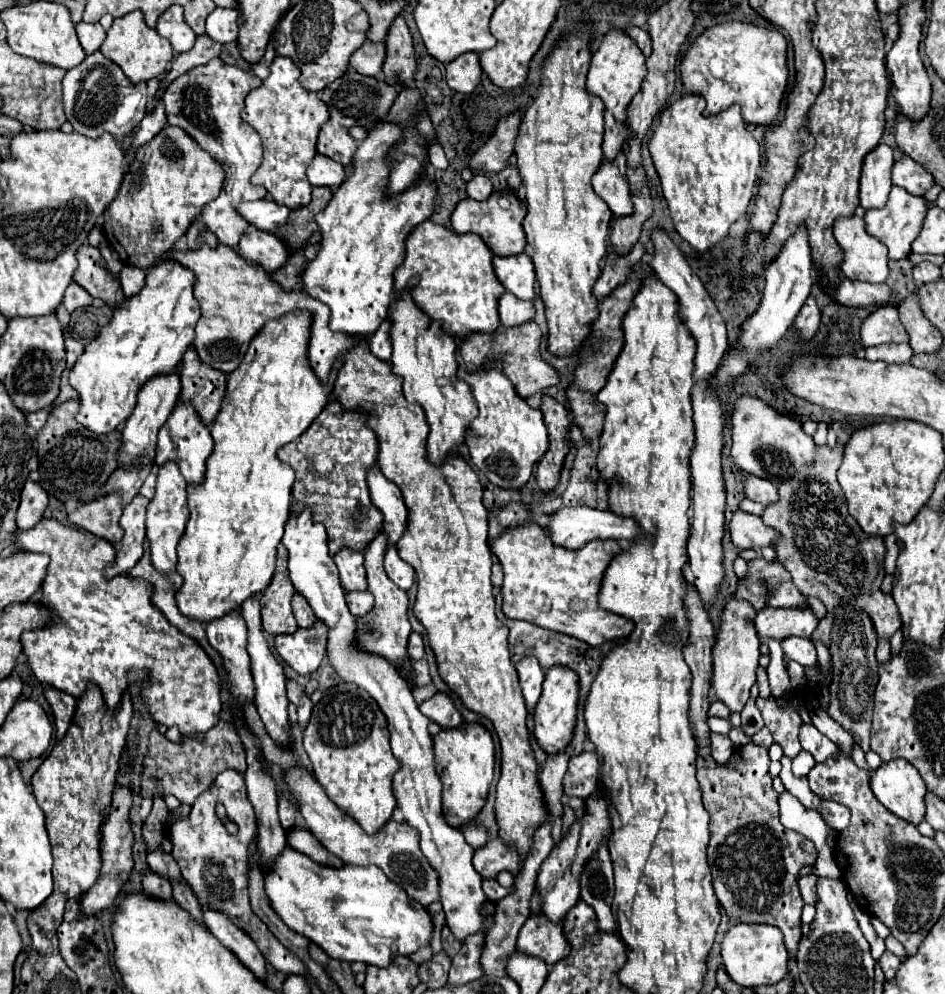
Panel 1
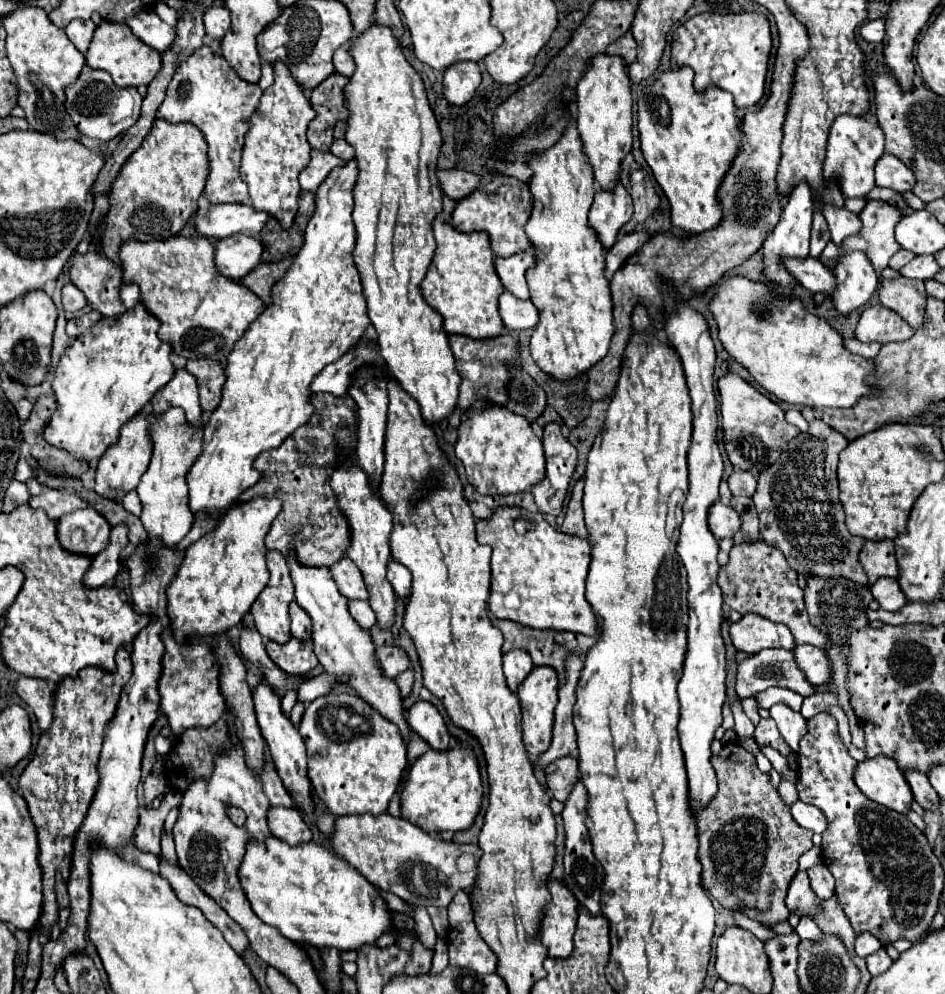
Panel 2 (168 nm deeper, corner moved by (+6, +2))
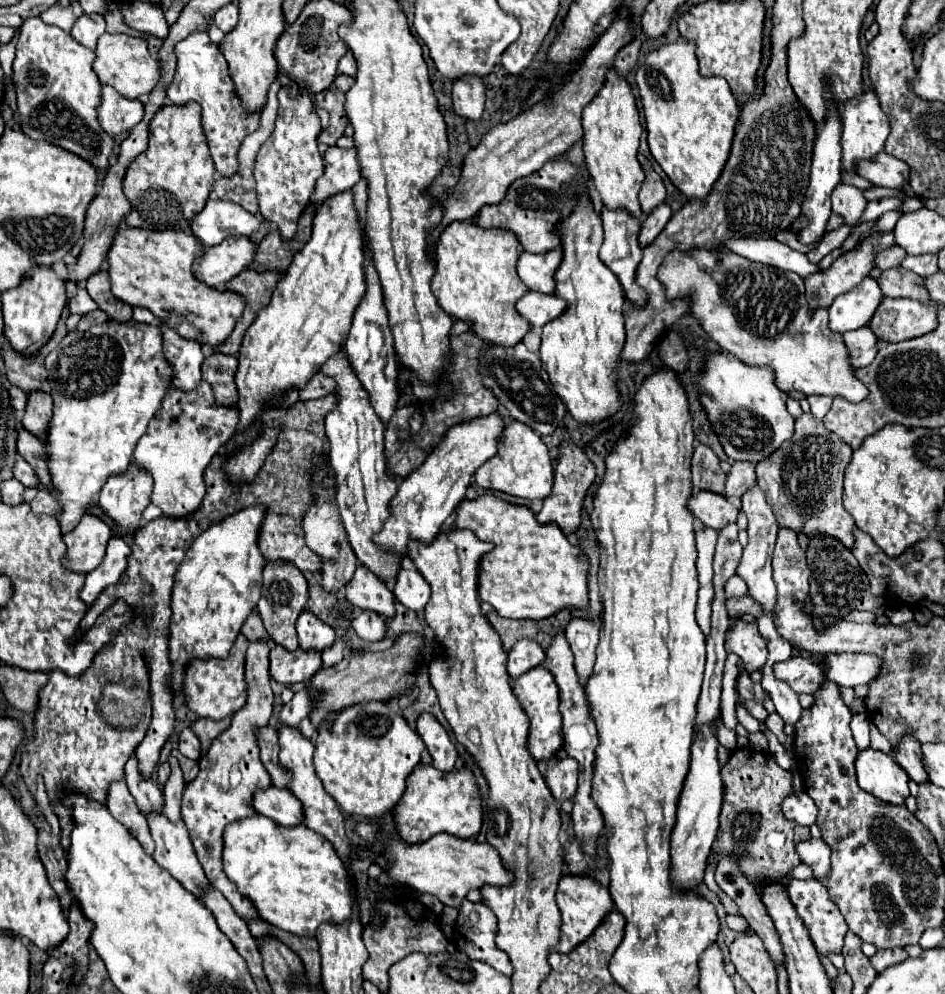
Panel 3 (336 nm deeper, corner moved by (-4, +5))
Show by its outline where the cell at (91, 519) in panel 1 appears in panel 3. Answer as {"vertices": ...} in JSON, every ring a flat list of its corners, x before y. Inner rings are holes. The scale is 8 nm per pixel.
{"vertices":[[84,513,78,527,62,535,68,547,66,559,62,563,68,569,76,569,78,573,90,573,102,563,110,537,112,531,100,517]]}

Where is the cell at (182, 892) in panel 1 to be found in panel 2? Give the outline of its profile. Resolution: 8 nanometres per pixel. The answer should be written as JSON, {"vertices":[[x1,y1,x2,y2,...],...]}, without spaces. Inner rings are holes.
{"vertices":[[162,832,162,856,166,860,170,860,172,864,176,864,176,854,174,854,174,840,172,840,172,832]]}

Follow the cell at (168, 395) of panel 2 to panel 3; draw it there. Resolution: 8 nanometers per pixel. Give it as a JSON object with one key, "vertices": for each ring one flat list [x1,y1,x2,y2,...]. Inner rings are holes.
{"vertices":[[170,327,162,329,164,335,164,355,174,367,172,385,180,391,192,391,202,383,200,365,204,361,202,347,194,341,186,341,180,335,174,335]]}

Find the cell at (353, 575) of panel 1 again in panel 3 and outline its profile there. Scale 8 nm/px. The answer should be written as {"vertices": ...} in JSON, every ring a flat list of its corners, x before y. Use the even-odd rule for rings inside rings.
{"vertices":[[364,565,356,567,352,581,346,585,346,599,358,609,374,609,382,617,396,613,392,591]]}

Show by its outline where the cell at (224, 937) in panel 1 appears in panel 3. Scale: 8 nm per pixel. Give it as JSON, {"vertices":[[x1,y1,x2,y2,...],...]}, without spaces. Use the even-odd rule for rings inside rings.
{"vertices":[[150,815,148,825,150,825,152,839,154,839,154,843,156,843,156,851,154,851,154,855,152,855,154,861,156,861,160,867,164,867,166,871,170,871,170,875,174,875,194,897,202,899,204,893,206,893,212,885,210,885,208,877,204,875,204,871,202,871,198,859,196,859,196,853,194,853,194,847,192,847,192,843,190,843,190,837,188,837,188,831,186,831,184,823,182,823,182,821,170,823,164,815,158,815,158,817]]}

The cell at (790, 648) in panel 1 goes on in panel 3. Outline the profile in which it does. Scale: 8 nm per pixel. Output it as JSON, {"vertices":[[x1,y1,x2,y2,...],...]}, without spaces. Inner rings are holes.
{"vertices":[[826,653,822,663,826,677,842,687,868,685,880,667,878,657,862,653]]}

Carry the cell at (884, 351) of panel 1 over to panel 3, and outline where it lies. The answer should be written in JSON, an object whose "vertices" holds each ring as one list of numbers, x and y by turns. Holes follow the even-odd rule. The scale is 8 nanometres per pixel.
{"vertices":[[860,327,856,331,848,331,844,335,844,343,850,351,850,357,854,367,866,367,870,365,878,355,878,339,868,327]]}

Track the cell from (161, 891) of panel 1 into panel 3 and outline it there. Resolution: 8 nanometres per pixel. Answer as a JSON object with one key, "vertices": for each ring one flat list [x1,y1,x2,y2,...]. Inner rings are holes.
{"vertices":[[120,779,120,781,116,781,116,783,110,785,110,795,108,795,106,807,112,813,112,817,116,821,120,821,124,827,128,827,128,831,140,841,142,849,148,855,152,855,154,853,154,839,150,835,148,821,138,811,136,803,134,803,134,797,130,795,130,791,126,787,126,781]]}

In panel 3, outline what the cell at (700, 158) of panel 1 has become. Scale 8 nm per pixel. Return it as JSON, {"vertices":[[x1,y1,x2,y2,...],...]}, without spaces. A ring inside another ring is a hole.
{"vertices":[[684,39,670,45,660,45,646,57,646,63,638,67,636,83,642,99,642,109,646,115,648,145,652,157,688,199,704,199,710,193,714,181,720,177,730,157,730,147,734,139,736,121,740,117,740,109,726,79,702,77,698,73,698,59,694,51,696,47]]}

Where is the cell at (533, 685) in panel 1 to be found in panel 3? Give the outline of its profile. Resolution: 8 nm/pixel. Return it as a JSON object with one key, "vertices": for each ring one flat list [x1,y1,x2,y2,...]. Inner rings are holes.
{"vertices":[[520,639,512,651,508,653,508,673,512,679,520,677,522,673,534,669,536,665,540,665,544,661,546,653,542,651,542,647,538,643,534,643,532,639]]}

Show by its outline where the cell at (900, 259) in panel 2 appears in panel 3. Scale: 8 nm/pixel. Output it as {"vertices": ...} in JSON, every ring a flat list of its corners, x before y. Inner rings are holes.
{"vertices":[[894,245,894,247,882,251,882,253,876,257,876,267,880,267,880,269,900,267,900,263,902,263,904,257,906,257,906,251,902,251,902,247]]}

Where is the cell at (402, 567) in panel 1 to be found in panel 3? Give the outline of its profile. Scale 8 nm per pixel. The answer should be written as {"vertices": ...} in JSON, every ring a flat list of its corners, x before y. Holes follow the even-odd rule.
{"vertices":[[402,569,398,573,394,595,408,609,420,611,430,599,430,585,416,569]]}

